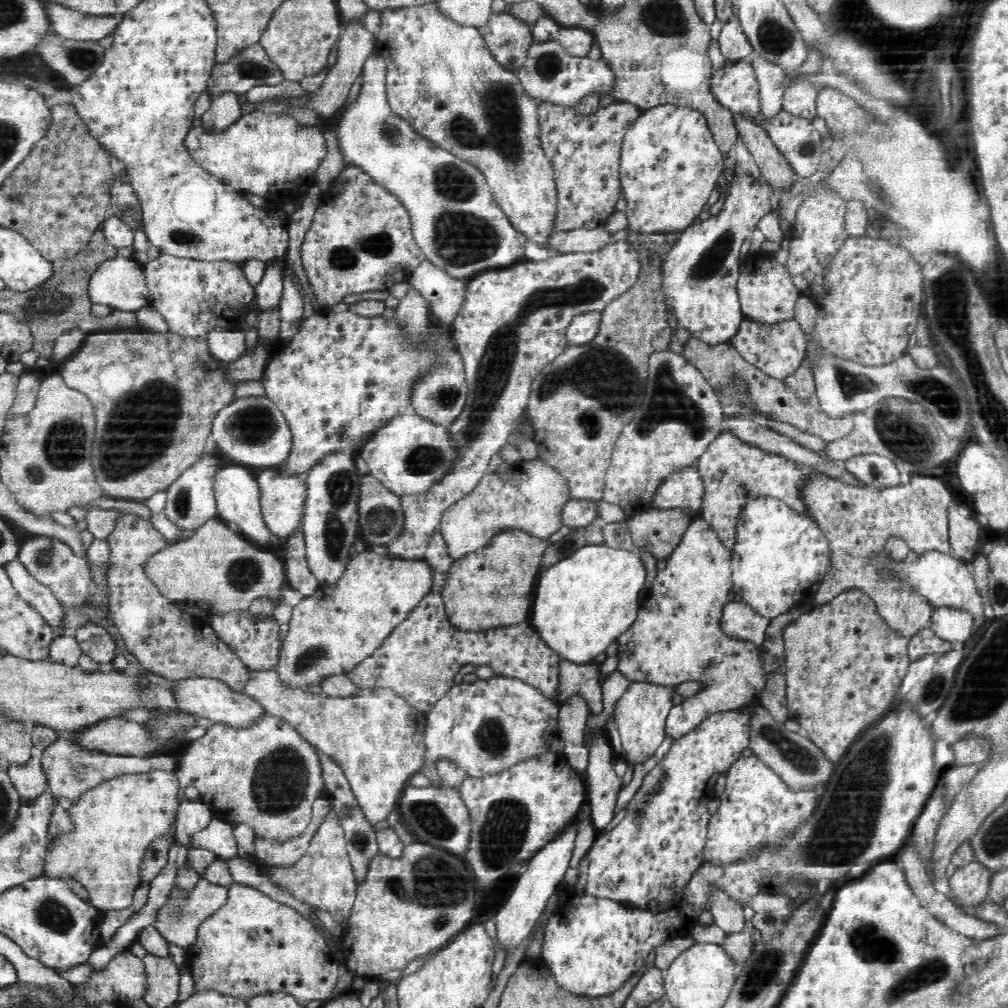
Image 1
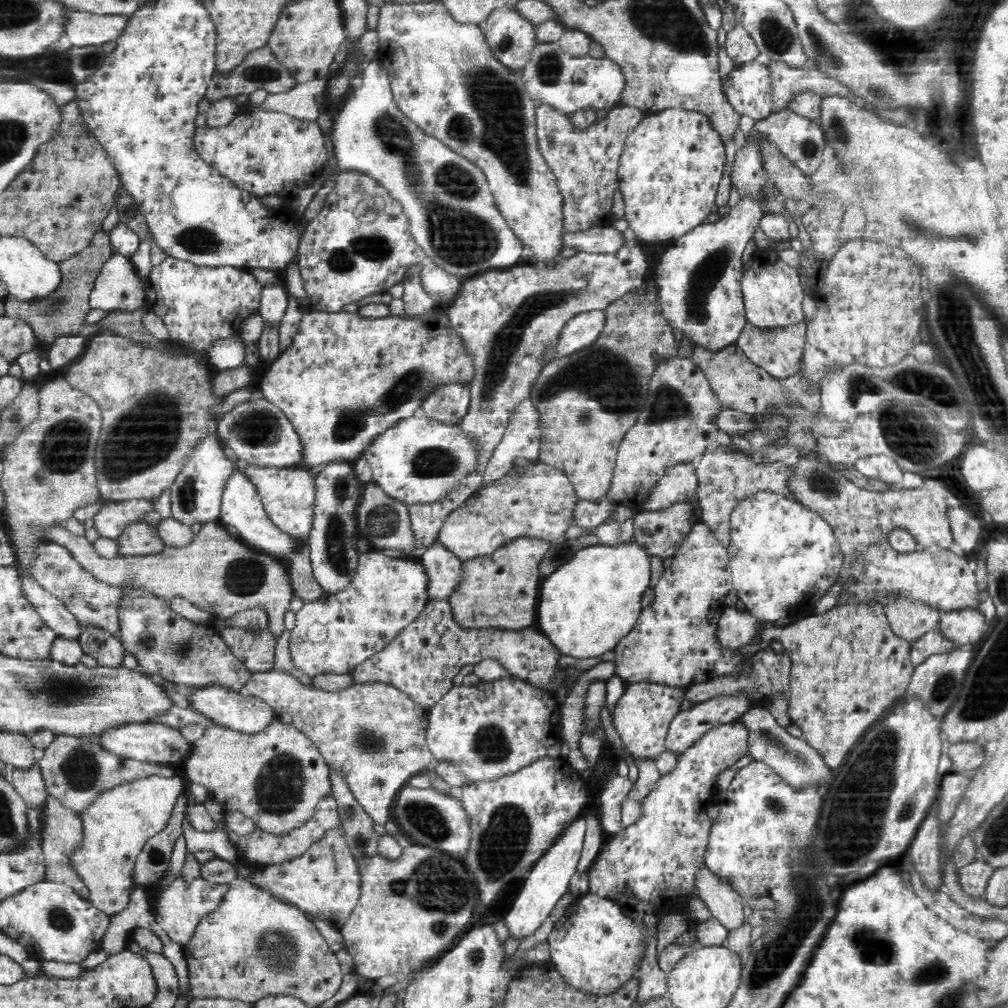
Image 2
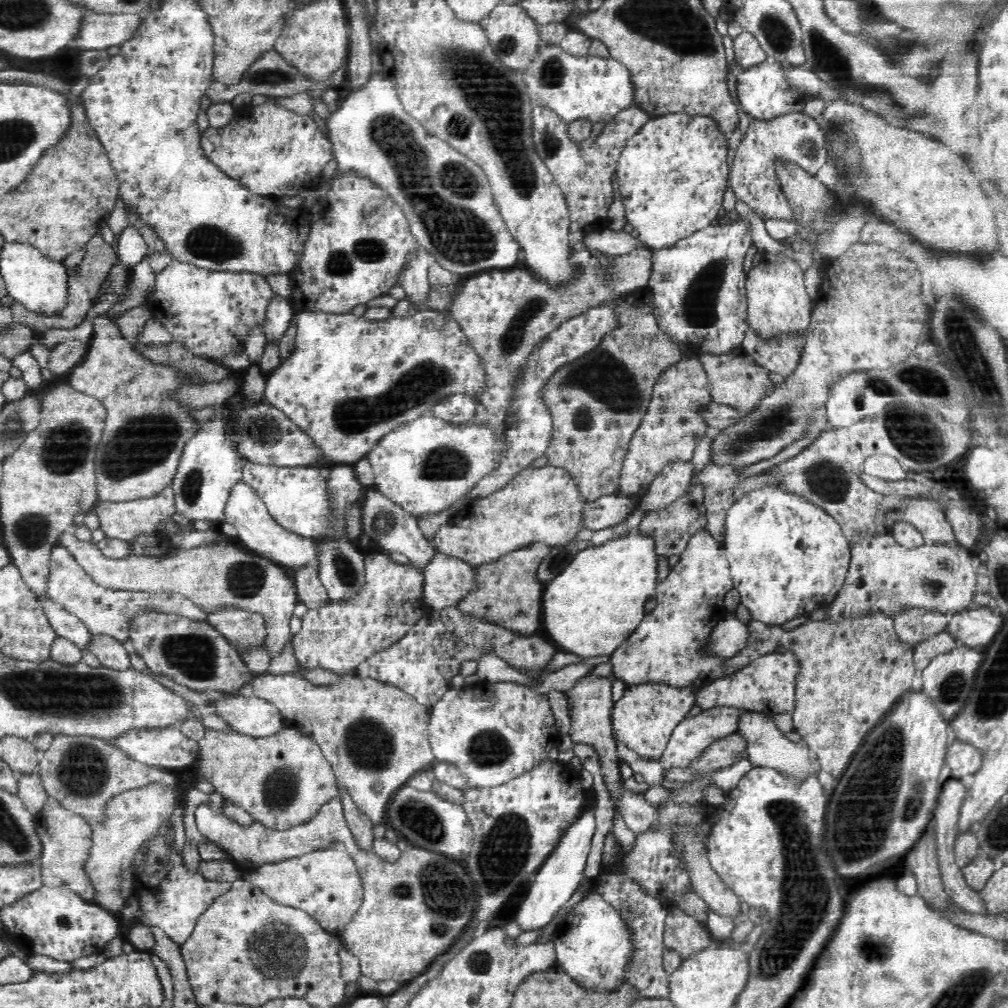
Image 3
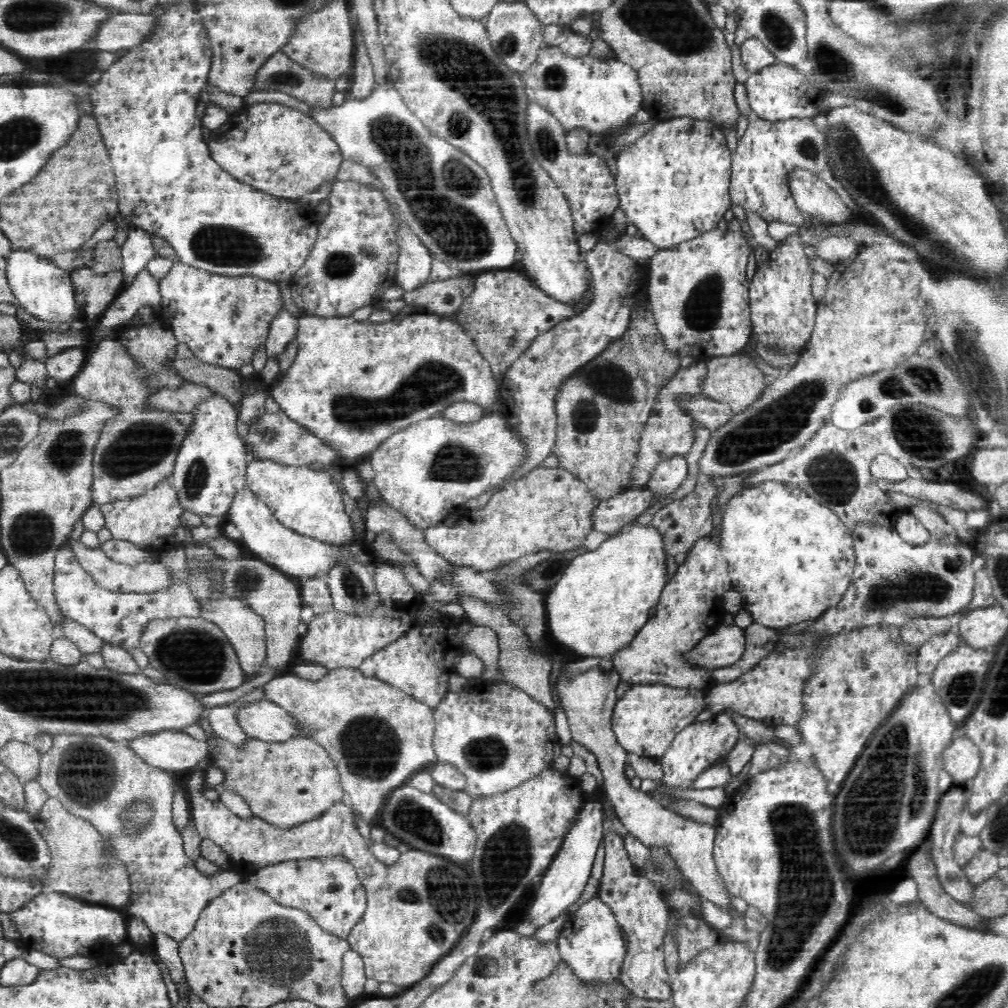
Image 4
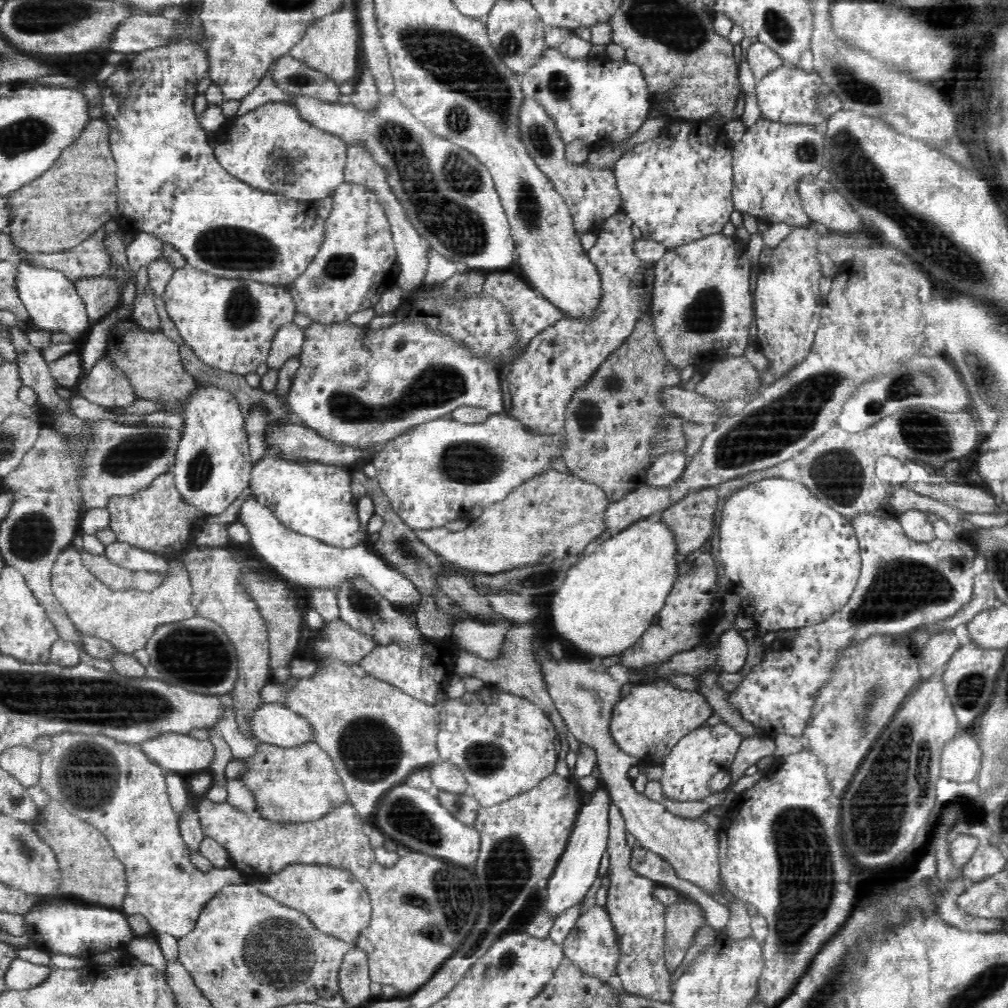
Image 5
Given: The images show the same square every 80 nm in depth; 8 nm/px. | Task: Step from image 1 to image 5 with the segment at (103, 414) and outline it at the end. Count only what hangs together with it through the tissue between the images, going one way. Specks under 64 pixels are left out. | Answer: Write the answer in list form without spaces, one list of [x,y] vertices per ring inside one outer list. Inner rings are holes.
[[[20,329],[11,332],[17,350],[17,364],[24,382],[39,396],[40,406],[54,418],[56,431],[62,435],[70,457],[74,459],[74,488],[78,489],[78,510],[81,517],[95,508],[107,506],[112,494],[132,494],[172,466],[180,442],[181,431],[170,426],[152,427],[139,424],[121,425],[114,421],[78,418],[72,414],[68,400],[58,395],[60,386],[44,360],[42,350],[34,347]],[[105,354],[102,355],[89,375],[83,376],[79,381],[79,394],[108,410],[126,412],[139,398],[126,381],[119,380],[114,375],[114,366]]]

